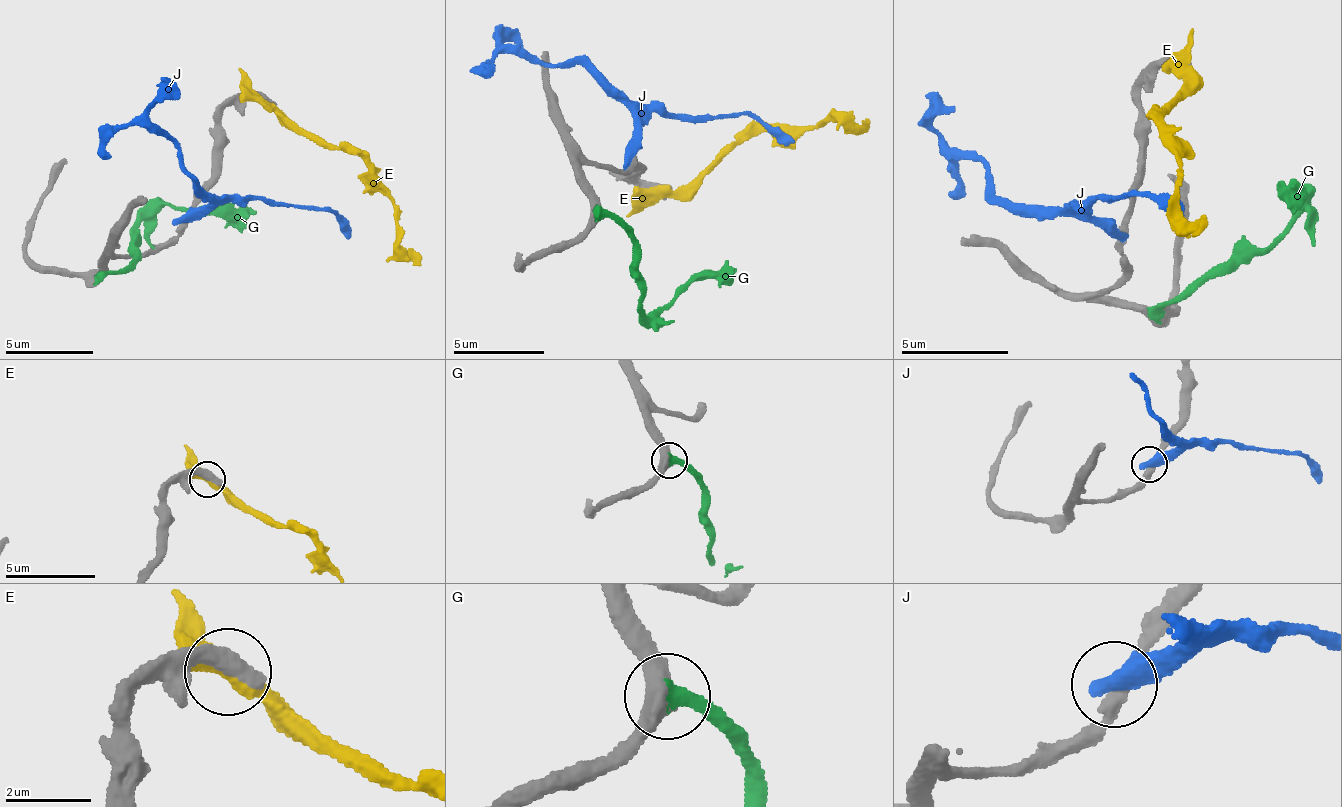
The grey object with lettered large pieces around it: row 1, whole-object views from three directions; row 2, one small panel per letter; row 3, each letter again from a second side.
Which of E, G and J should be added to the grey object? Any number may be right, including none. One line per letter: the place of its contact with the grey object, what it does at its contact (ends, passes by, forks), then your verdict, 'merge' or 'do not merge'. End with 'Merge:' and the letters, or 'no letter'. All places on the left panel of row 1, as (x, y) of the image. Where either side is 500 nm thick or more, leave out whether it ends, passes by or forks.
E: meets grey at (261, 101); do not merge
G: meets grey at (102, 275); it ends there; merge
J: meets grey at (182, 220); do not merge
Merge: G

